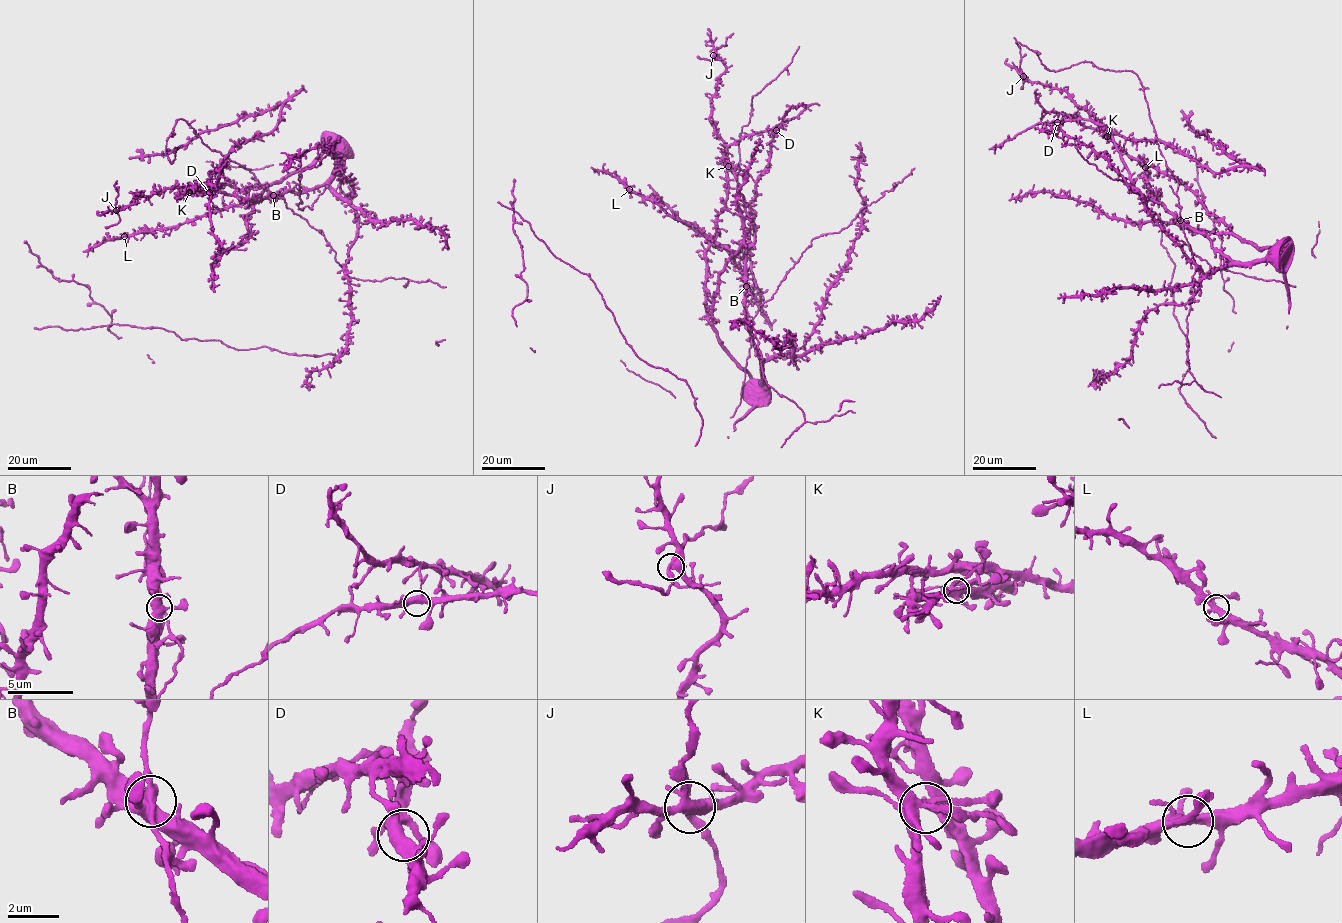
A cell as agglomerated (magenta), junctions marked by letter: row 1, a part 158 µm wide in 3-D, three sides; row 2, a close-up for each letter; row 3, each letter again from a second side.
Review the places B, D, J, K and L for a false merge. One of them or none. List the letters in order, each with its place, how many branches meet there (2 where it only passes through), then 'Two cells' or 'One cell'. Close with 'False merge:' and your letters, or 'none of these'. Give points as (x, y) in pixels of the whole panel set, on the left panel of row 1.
B: Place: (273, 195). Branches: 5. One cell
D: Place: (209, 192). Branches: 4. One cell
J: Place: (116, 210). Branches: 5. Two cells
K: Place: (189, 192). Branches: 6. One cell
L: Place: (124, 236). Branches: 5. One cell
False merge: J

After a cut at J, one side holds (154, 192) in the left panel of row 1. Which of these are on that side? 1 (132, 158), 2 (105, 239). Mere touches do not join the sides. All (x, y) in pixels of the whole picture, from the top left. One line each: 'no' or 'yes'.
1: yes
2: yes

